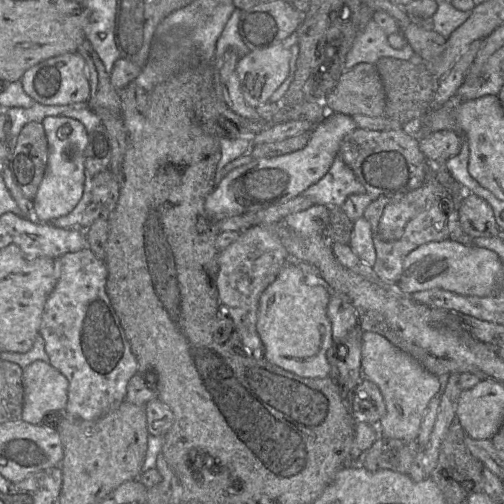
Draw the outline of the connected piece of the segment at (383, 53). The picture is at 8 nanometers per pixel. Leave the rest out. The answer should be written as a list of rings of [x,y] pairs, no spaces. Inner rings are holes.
[[[370,18],[347,54],[344,71],[350,70],[359,63],[375,64],[382,57],[418,60],[408,44],[405,44],[400,49],[394,49],[389,45],[387,36],[375,21]]]

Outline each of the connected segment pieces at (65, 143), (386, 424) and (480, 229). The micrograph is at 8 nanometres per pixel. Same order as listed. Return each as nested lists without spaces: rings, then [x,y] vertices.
[[[48,116],[43,119],[42,125],[48,142],[48,162],[33,200],[34,218],[39,222],[52,222],[69,214],[82,197],[85,181],[84,151],[88,143],[88,132],[80,121],[66,116]]]
[[[374,332],[362,334],[361,367],[363,376],[378,387],[386,406],[385,416],[378,424],[378,437],[416,441],[428,404],[439,392],[439,377]]]
[[[472,193],[463,194],[458,206],[458,221],[471,238],[493,237],[501,232],[492,207]]]

